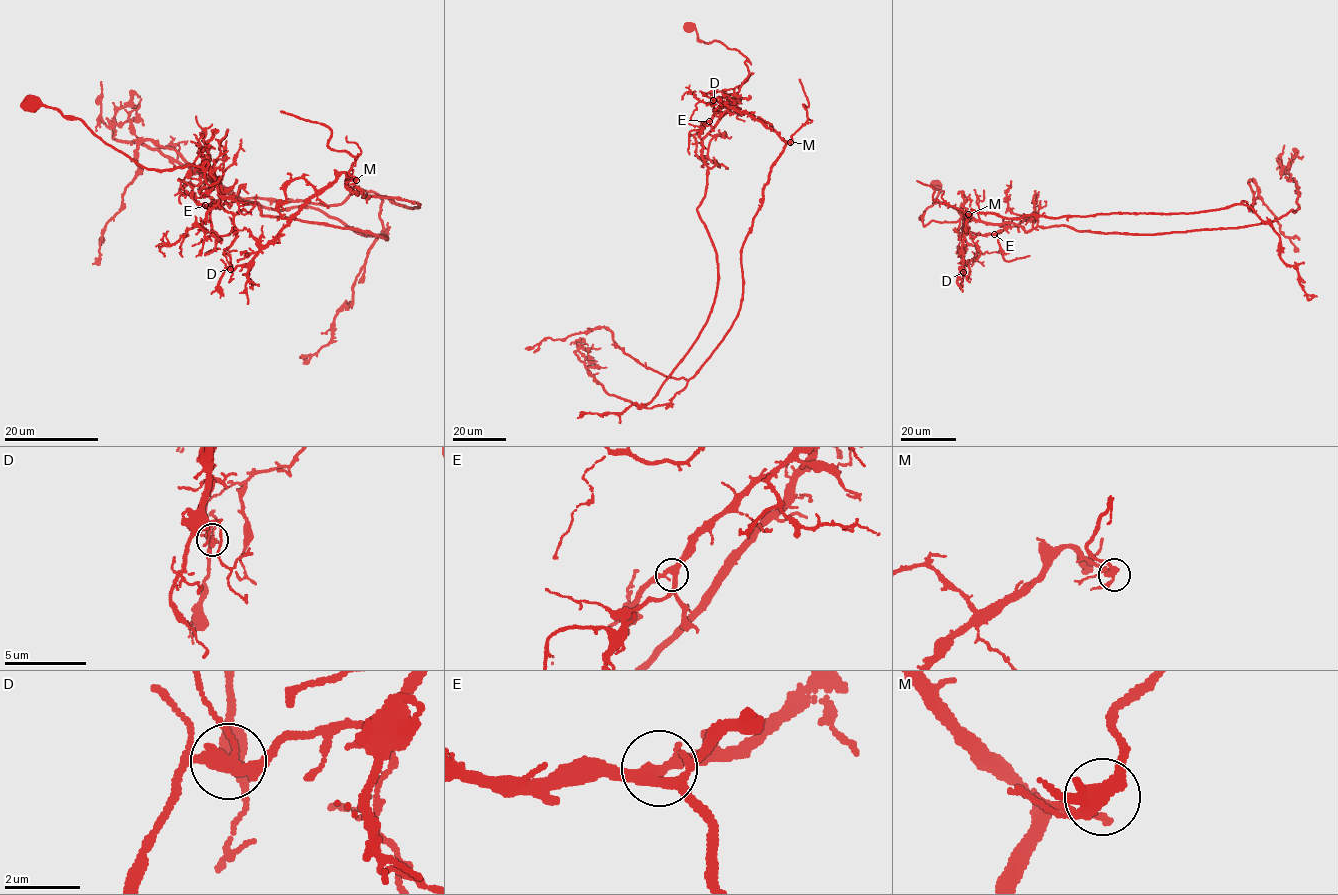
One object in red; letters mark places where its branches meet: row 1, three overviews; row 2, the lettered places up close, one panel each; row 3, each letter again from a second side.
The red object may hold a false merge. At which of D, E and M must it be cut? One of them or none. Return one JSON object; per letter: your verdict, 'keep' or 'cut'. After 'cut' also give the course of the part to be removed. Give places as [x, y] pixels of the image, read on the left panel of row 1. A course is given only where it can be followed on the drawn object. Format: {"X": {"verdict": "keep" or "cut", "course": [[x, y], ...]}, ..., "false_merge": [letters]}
{"D": {"verdict": "cut", "course": [[230, 269], [343, 172], [362, 196], [421, 203], [365, 190], [331, 205], [239, 198], [142, 140], [92, 264]]}, "E": {"verdict": "keep"}, "M": {"verdict": "keep"}, "false_merge": ["D"]}

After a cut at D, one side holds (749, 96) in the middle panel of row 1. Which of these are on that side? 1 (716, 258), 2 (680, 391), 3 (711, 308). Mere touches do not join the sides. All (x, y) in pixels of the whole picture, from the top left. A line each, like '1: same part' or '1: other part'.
1: same part
2: other part
3: same part

